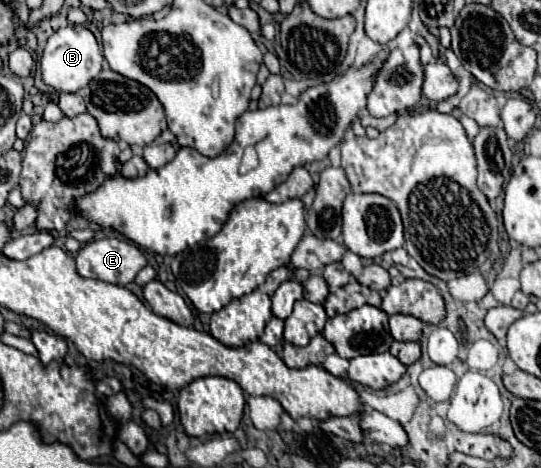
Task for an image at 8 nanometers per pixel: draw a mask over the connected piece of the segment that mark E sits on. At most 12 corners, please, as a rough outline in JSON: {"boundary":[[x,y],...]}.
{"boundary":[[102,236],[76,254],[82,278],[126,286],[146,266],[130,242]]}

